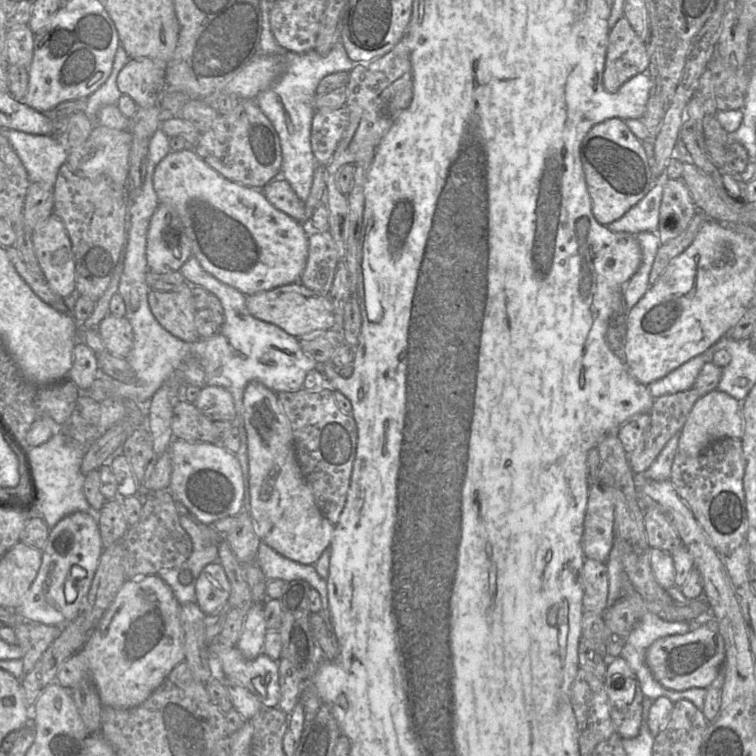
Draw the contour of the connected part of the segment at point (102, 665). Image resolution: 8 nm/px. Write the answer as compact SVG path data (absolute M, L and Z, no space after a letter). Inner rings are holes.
M158 575L126 580L83 647L61 665L55 681L71 690L82 680L90 678L97 689L102 706L129 709L141 705L171 670L184 662L180 607L171 588Z

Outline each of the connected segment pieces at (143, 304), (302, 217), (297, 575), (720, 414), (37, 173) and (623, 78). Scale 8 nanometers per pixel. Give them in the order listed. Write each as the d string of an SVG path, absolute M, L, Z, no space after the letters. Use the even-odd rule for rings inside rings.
M159 128L151 136L148 146L147 170L141 188L127 190L126 229L128 236L125 246L124 268L118 293L125 304L125 317L133 331L133 347L125 358L136 375L134 383L123 383L99 374L86 394L99 403L107 398L128 399L146 406L155 392L169 379L182 379L186 385L199 388L220 386L225 388L234 401L237 413L236 425L239 431L240 447L236 457L240 463L244 480L243 508L248 509L249 464L247 435L243 427L243 394L248 383L255 381L275 393L298 392L303 388L307 374L319 364L306 355L295 338L274 324L252 316L246 307L246 296L206 272L195 256L191 256L180 268L180 272L191 286L201 286L215 295L224 310L224 322L218 332L209 338L185 342L165 330L151 312L148 295L150 287L146 282L148 271L146 258L147 233L150 219L159 205L153 186L153 175L157 164L170 152L169 137Z
M277 177L261 189L269 202L278 210L296 221L307 223L305 202L303 202L283 178Z
M262 541L259 544L255 561L267 581L306 581L312 588L319 592L322 603L321 611L323 611L324 614L328 614L330 619L326 580L317 574L314 565L304 565L285 558Z
M715 389L701 396L691 409L679 433L678 451L694 457L703 452L713 442L722 438L740 439L743 436L742 402L729 394Z
M3 129L2 134L21 160L30 183L43 183L53 189L59 168L67 160L65 141L17 130Z
M623 16L609 32L603 73L605 88L609 92L617 92L626 81L647 72L649 66L646 42Z

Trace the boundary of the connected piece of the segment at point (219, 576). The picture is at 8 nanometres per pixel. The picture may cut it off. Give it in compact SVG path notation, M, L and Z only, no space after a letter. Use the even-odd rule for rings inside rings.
M219 562L210 563L201 571L195 586L195 601L206 614L212 615L227 603L230 584Z

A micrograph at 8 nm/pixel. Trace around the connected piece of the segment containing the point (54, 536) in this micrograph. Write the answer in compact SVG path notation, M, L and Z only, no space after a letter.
M74 512L62 518L50 530L46 545L41 551L42 563L38 574L24 598L14 608L23 619L44 625L64 626L82 612L82 605L85 604L85 598L91 587L100 556L104 551L96 514Z

